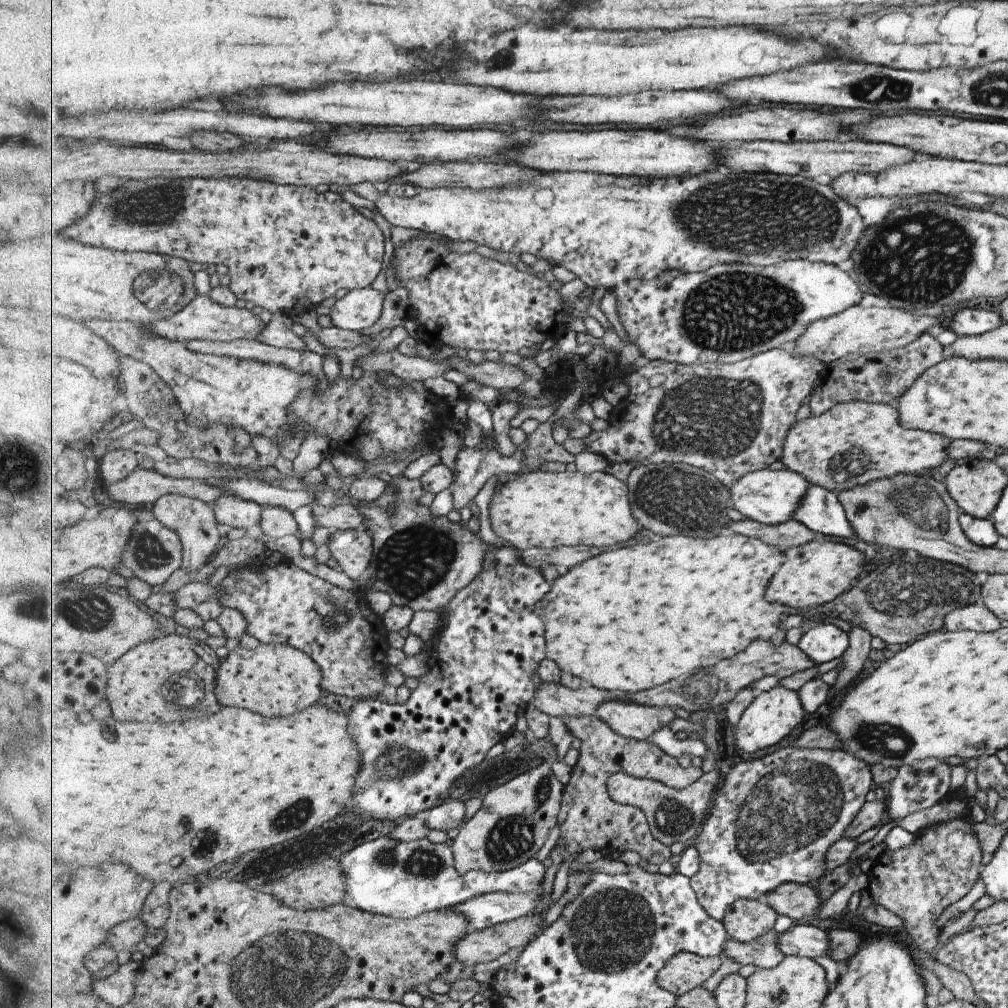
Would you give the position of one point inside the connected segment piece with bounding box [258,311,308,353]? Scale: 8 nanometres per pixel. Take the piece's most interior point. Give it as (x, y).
(279, 333)

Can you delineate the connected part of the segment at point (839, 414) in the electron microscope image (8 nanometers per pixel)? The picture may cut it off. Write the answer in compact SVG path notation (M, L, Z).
M866 401L834 404L820 416L812 414L792 426L781 460L812 484L838 493L896 474L921 476L924 470L930 472L948 459L949 438L922 429L902 428L898 416L894 404Z

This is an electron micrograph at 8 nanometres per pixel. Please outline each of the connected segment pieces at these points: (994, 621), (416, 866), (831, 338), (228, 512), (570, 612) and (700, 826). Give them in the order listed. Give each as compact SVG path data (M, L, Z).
M981 601L953 610L944 618L944 629L950 632L976 631L979 633L996 632L1002 621L992 614Z
M390 834L368 841L346 853L340 864L346 872L348 883L347 905L399 919L454 908L456 904L492 892L537 893L543 886L547 870L542 857L539 857L506 872L479 870L462 874L458 872L452 843L438 844L432 842L430 837L414 842L400 842Z
M882 304L866 308L857 305L829 318L814 320L814 323L808 326L806 334L798 338L798 342L791 349L802 356L814 356L827 367L847 354L890 351L906 346L936 324L940 324L938 317L918 316L906 310L892 308L890 305Z
M224 494L213 503L218 524L234 528L254 528L262 524L265 506L257 502L244 500L238 496Z
M740 533L736 536L658 536L650 544L636 544L620 550L606 552L596 556L580 566L576 566L570 574L567 571L553 584L552 592L538 604L537 613L542 616L546 624L546 638L548 640L548 656L556 660L565 672L570 672L591 683L594 687L612 692L639 693L668 684L682 676L690 676L696 671L707 669L724 660L732 659L745 651L757 640L767 639L770 633L778 627L778 622L792 611L808 611L812 606L822 606L832 602L850 588L850 582L860 574L864 552L860 554L856 547L846 546L846 542L826 541L824 538L814 539L810 544L791 548L787 553L780 548L766 544L760 538L749 538Z
M718 768L706 773L697 783L685 789L675 789L663 781L643 779L621 772L616 773L609 782L609 791L615 801L623 805L635 805L644 809L648 815L654 836L665 845L674 846L682 842L685 846L693 844L702 834L708 816L712 811L715 797L723 786L724 776Z

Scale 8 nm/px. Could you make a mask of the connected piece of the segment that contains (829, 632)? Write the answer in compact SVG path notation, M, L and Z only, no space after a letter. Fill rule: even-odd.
M820 622L802 634L799 645L816 665L840 658L849 648L846 632L833 623Z

